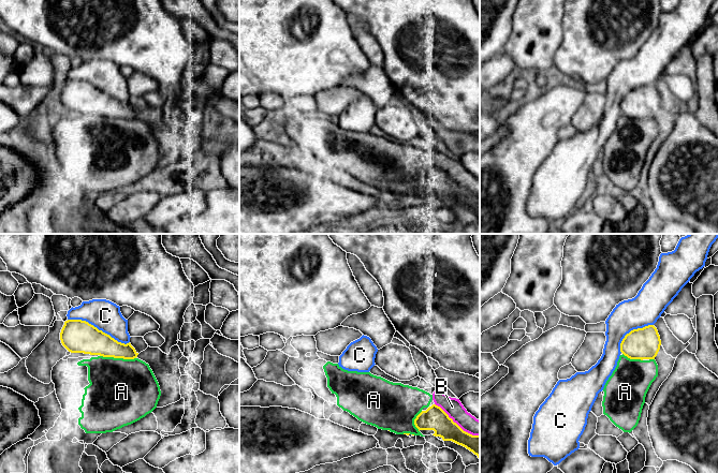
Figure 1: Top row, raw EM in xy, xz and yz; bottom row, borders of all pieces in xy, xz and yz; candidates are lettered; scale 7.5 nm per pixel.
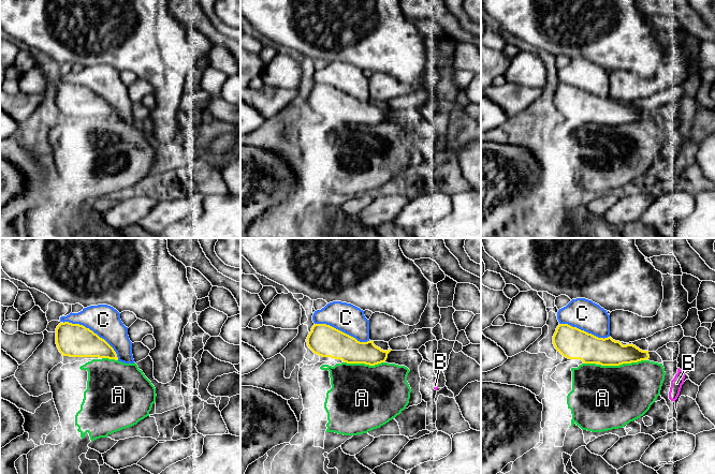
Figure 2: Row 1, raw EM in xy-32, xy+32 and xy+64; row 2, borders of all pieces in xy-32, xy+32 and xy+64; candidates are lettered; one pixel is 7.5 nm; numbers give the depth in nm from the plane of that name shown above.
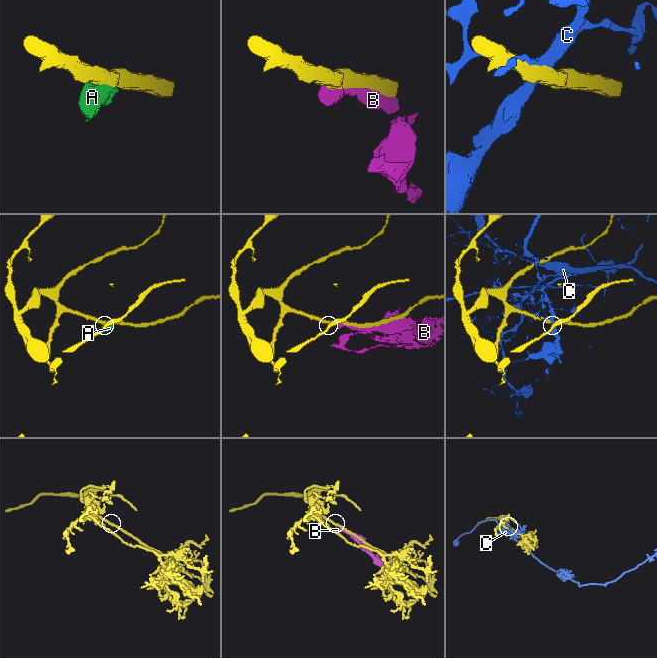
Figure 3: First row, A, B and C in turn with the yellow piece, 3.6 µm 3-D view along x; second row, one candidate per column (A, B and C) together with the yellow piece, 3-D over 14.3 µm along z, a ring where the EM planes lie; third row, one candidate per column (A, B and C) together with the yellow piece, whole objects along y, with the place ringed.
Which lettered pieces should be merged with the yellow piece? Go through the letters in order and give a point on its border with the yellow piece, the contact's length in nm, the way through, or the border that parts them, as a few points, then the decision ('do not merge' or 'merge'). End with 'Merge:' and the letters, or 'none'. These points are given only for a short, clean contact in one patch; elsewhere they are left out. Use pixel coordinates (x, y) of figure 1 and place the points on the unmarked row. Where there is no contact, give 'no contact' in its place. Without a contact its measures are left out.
A: meets yellow in xy at (118, 117); contact 280 nm long; do not merge
B: meets yellow in xz at (456, 183); contact 420 nm long; do not merge
C: meets yellow in xy at (98, 89); contact 500 nm long; do not merge
Merge: none

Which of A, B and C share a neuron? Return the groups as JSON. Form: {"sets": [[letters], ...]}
{"sets": [["A", "B"], ["C"]]}

